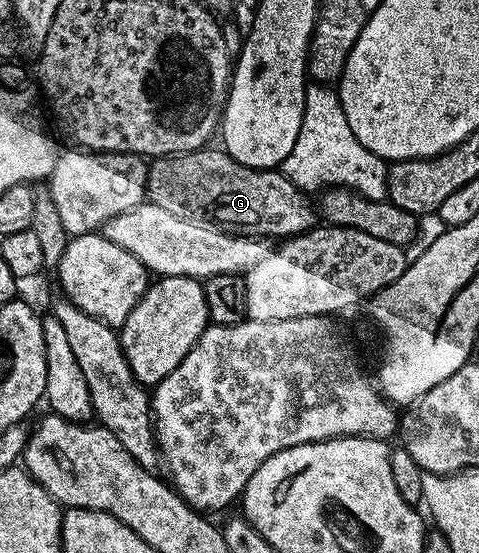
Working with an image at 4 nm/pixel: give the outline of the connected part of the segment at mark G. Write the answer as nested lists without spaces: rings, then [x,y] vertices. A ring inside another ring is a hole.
[[[206,147],[194,153],[178,153],[172,157],[156,158],[149,165],[147,200],[155,203],[155,207],[163,207],[171,211],[171,215],[179,215],[188,221],[200,221],[223,229],[227,233],[236,233],[239,237],[255,237],[258,239],[288,239],[299,233],[307,233],[319,221],[319,213],[308,201],[306,190],[295,187],[277,169],[252,169],[229,156],[224,148]]]

